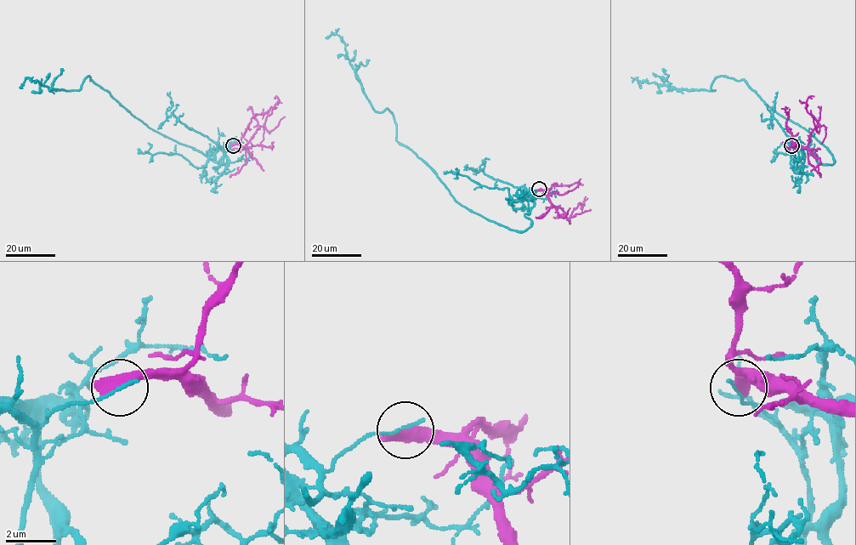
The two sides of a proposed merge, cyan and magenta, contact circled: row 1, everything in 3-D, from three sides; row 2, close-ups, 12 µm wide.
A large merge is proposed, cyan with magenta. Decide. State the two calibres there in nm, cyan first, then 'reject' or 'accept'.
140/600 nm | reject

